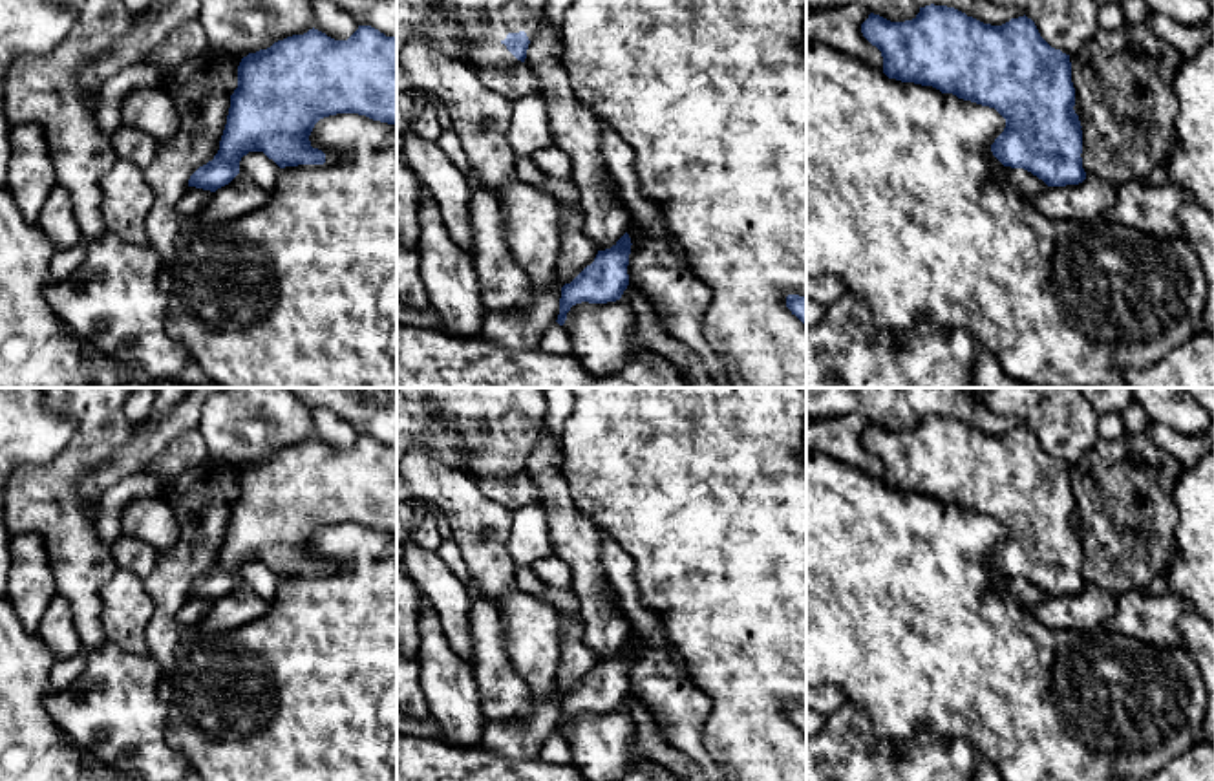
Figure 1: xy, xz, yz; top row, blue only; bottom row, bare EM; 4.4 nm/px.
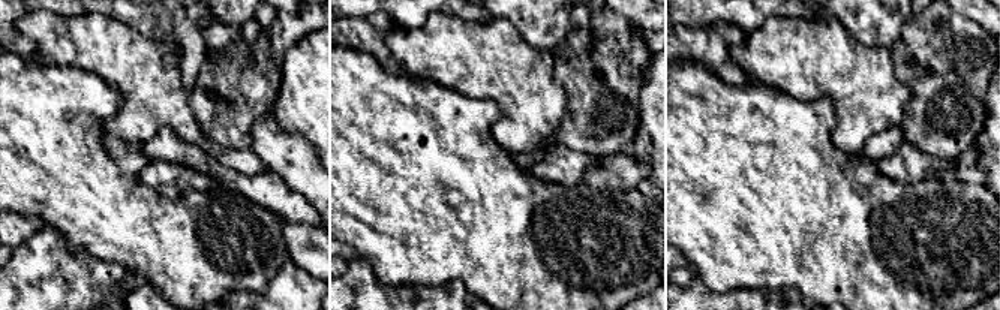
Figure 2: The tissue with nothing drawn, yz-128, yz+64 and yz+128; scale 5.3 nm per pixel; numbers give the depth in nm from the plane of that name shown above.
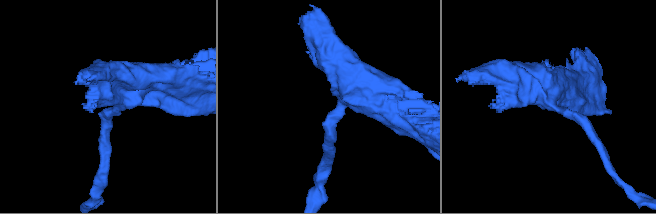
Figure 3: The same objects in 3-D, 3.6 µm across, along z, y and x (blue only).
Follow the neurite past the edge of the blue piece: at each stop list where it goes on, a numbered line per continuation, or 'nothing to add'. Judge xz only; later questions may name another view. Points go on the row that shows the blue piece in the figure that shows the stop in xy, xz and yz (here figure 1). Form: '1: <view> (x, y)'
1: xz (483, 24)

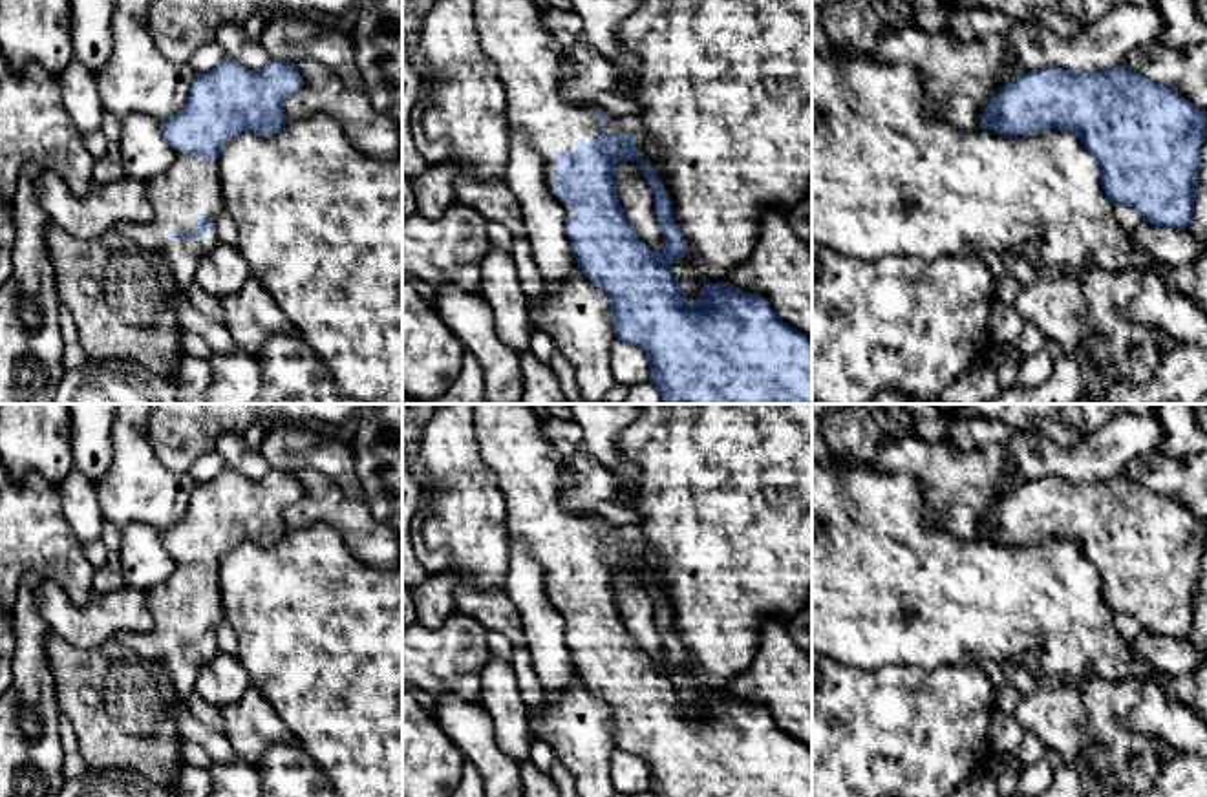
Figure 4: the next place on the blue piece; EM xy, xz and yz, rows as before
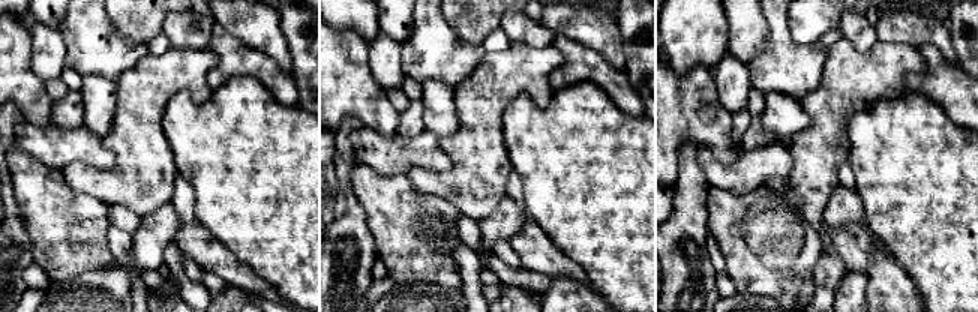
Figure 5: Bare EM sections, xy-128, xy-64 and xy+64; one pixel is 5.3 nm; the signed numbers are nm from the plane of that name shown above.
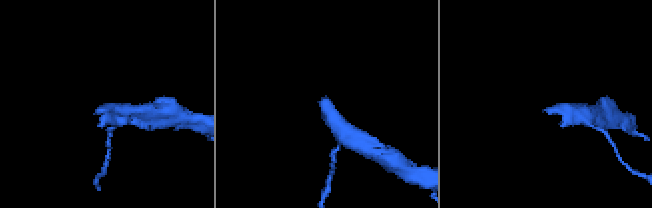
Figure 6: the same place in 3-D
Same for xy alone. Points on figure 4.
1: xy (174, 194)

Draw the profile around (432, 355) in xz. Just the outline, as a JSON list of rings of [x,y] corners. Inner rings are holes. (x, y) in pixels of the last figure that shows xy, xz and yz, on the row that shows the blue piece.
[[[402,282],[402,393],[419,404],[435,400],[459,377],[463,356],[463,342],[443,322],[435,305]]]

